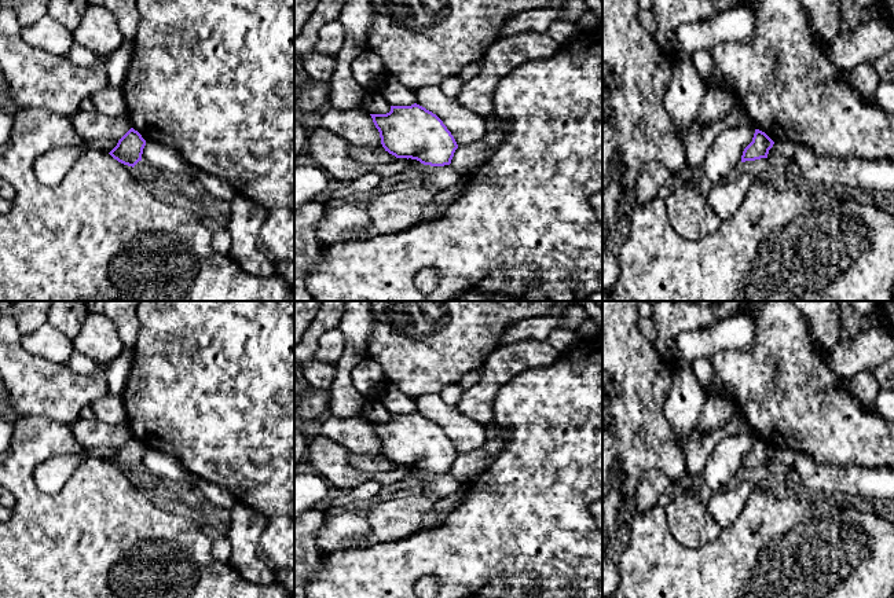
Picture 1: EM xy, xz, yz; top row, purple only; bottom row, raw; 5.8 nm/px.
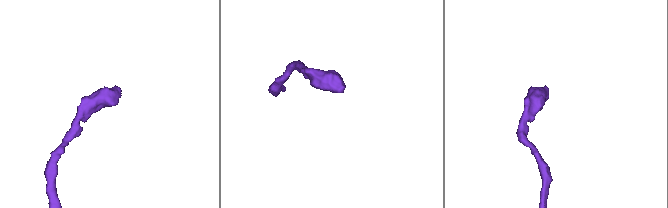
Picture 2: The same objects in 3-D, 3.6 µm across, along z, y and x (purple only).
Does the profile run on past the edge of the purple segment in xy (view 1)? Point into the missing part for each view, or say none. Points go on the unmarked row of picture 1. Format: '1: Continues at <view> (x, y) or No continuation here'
1: No continuation here

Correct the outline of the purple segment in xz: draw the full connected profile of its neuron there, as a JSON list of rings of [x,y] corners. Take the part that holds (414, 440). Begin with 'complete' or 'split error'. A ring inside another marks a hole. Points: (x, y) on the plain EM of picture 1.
complete; [[[414,411],[391,414],[386,422],[370,422],[381,452],[396,466],[417,467],[424,473],[450,473],[458,452],[443,429]]]

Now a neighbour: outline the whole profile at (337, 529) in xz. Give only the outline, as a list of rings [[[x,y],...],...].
[[[344,513],[329,516],[316,536],[318,547],[325,553],[342,550],[347,540],[363,539],[370,533],[370,524],[363,514]]]

